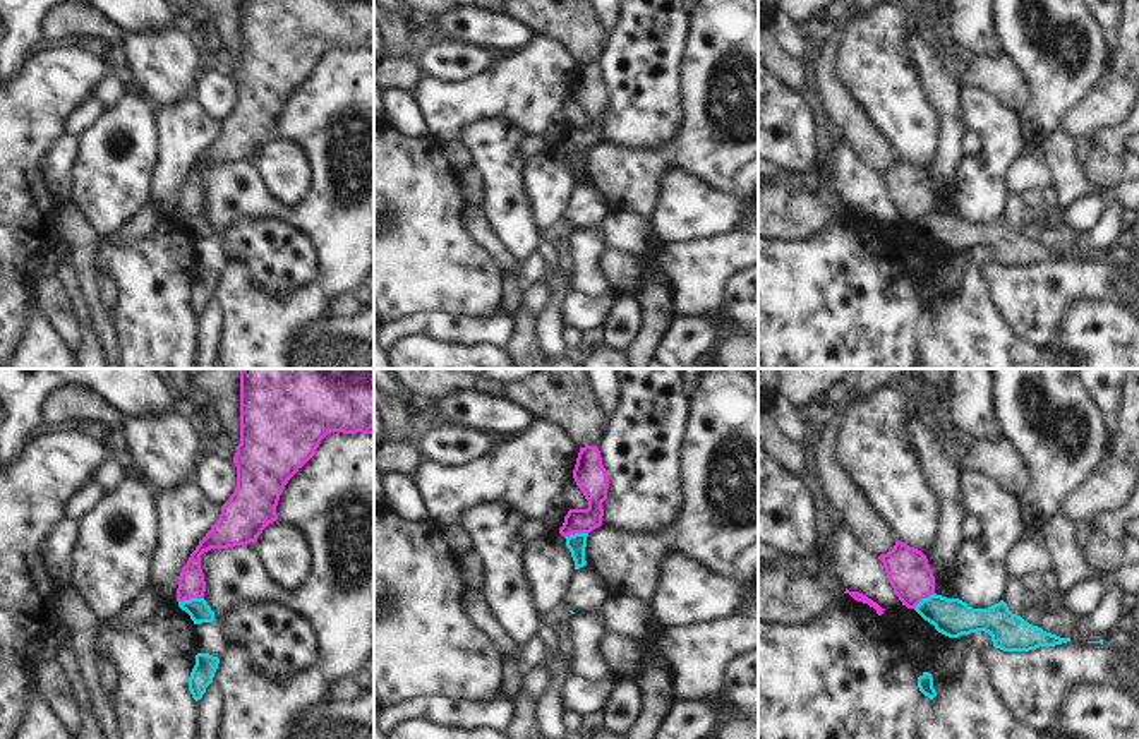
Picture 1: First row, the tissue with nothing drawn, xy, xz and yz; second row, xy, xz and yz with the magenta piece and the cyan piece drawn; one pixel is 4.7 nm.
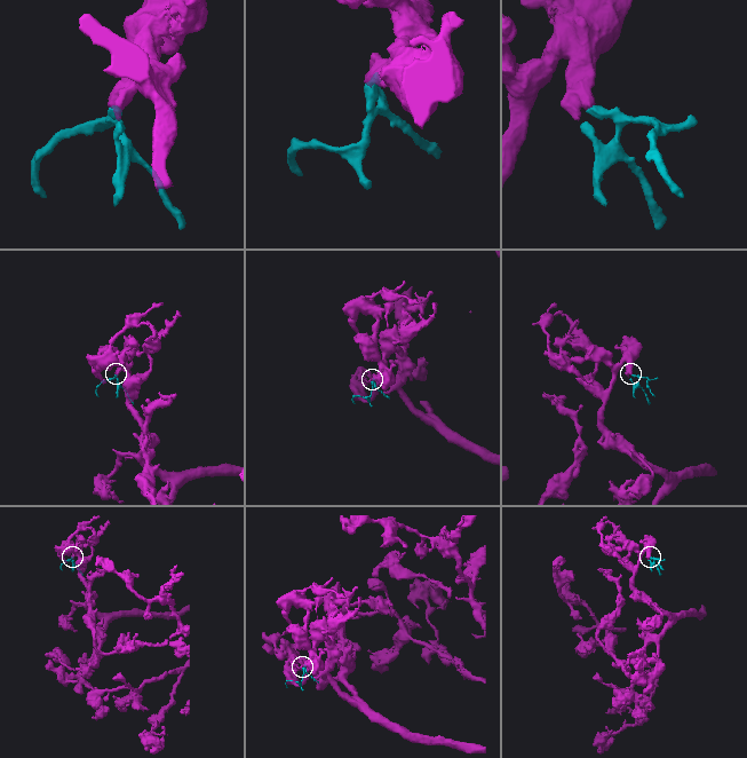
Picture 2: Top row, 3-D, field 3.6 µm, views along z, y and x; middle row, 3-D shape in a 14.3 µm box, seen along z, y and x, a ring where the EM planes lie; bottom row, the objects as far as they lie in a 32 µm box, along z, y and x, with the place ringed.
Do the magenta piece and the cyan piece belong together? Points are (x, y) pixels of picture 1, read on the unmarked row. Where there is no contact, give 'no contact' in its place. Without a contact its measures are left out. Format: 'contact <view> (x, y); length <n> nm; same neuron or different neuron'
contact xy (191, 213); length 120 nm; different neuron

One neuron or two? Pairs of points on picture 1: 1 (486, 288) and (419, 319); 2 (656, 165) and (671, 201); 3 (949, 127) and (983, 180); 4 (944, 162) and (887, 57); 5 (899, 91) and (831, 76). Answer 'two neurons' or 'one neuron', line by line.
1: two neurons
2: two neurons
3: two neurons
4: two neurons
5: two neurons

